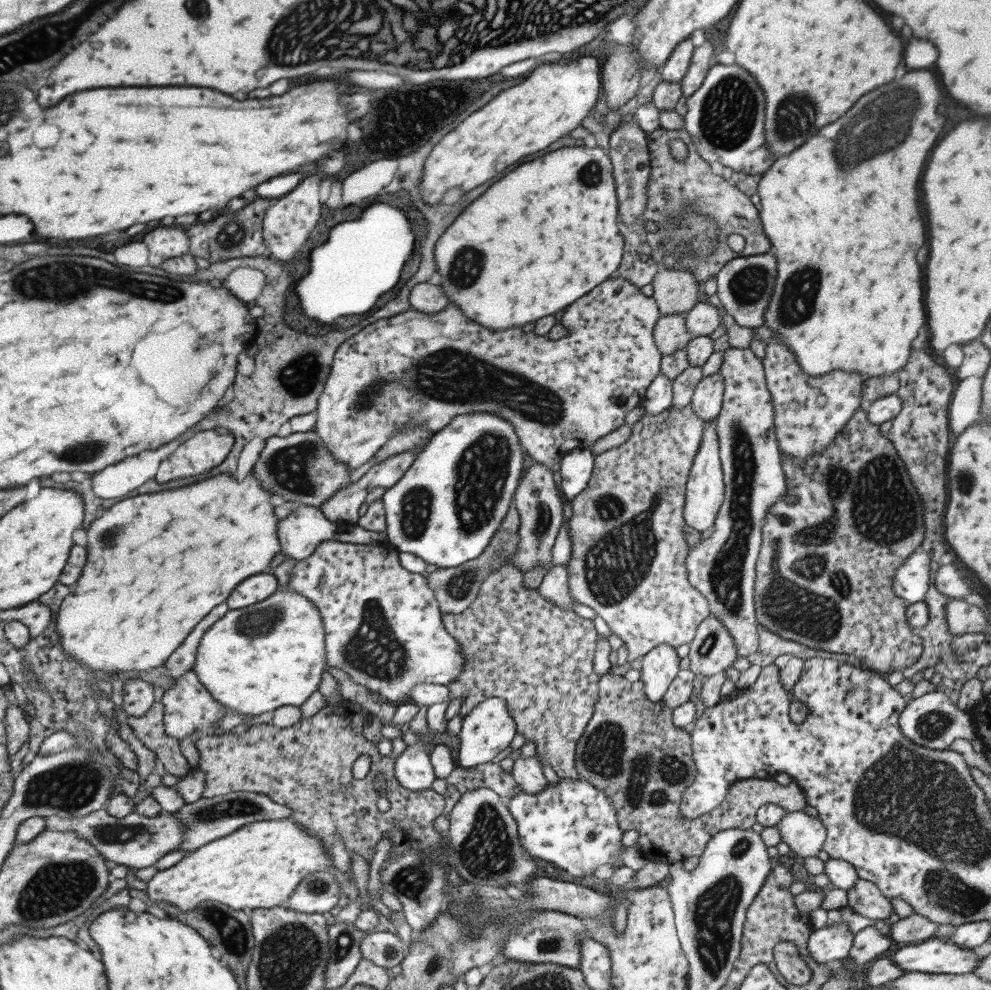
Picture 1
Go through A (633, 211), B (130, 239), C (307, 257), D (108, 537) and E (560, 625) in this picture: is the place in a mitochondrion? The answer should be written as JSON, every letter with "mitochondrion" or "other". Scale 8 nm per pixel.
{"A":"mitochondrion","B":"other","C":"other","D":"mitochondrion","E":"other"}

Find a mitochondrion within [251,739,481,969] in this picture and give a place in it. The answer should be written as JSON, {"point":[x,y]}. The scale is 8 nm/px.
{"point":[411,882]}

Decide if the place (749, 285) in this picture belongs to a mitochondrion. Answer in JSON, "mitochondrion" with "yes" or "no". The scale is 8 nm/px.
{"mitochondrion":"yes"}

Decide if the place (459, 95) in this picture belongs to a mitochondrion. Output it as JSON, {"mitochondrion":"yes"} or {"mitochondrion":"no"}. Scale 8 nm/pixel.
{"mitochondrion":"no"}

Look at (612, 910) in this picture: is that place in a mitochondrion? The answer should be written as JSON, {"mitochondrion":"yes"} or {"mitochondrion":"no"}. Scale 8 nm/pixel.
{"mitochondrion":"no"}

